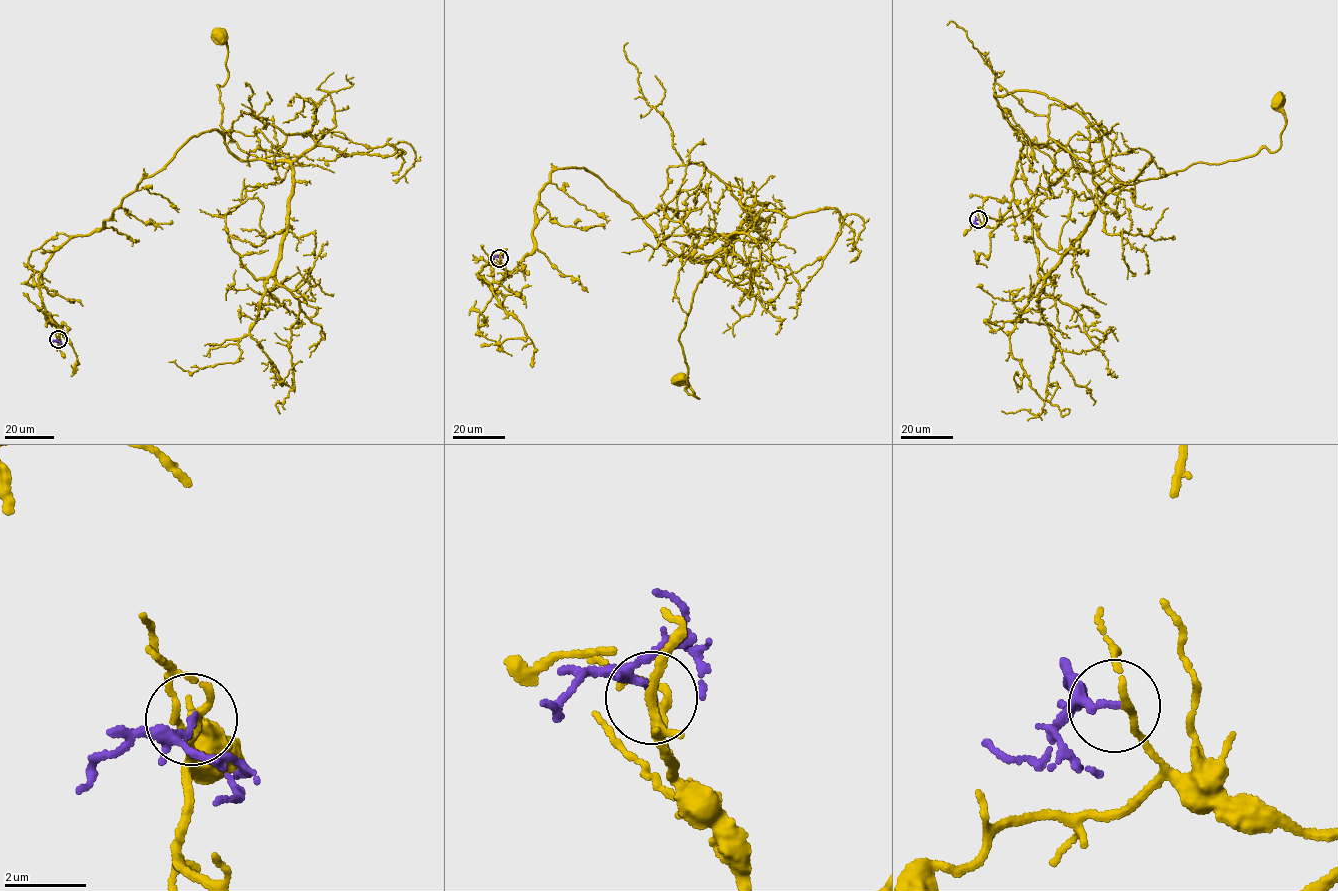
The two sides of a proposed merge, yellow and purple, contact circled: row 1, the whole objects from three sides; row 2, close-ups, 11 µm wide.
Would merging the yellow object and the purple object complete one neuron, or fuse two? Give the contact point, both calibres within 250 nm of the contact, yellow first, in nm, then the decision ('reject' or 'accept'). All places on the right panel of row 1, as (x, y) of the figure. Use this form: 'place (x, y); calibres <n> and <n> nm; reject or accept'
place (978, 219); calibres 150 and 120 nm; reject

